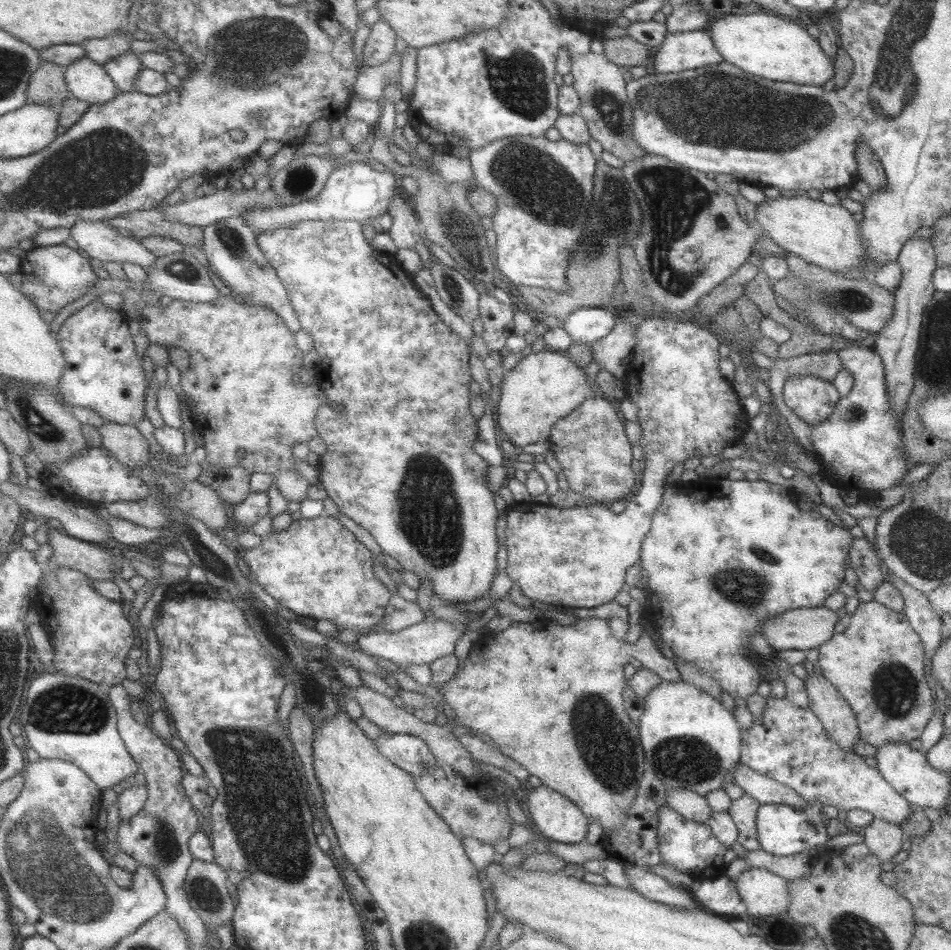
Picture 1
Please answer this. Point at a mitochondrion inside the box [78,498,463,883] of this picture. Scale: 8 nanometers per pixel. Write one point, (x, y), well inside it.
(166, 845)

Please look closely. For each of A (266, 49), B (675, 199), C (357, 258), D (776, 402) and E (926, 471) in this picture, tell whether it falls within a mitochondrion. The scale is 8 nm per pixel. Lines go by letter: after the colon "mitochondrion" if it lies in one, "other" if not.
A: mitochondrion
B: mitochondrion
C: other
D: other
E: other

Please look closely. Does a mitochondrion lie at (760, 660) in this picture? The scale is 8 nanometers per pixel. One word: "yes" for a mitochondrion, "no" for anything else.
no

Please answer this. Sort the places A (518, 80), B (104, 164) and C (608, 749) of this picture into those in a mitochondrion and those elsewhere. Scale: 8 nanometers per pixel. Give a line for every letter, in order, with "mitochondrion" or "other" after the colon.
A: mitochondrion
B: mitochondrion
C: mitochondrion

